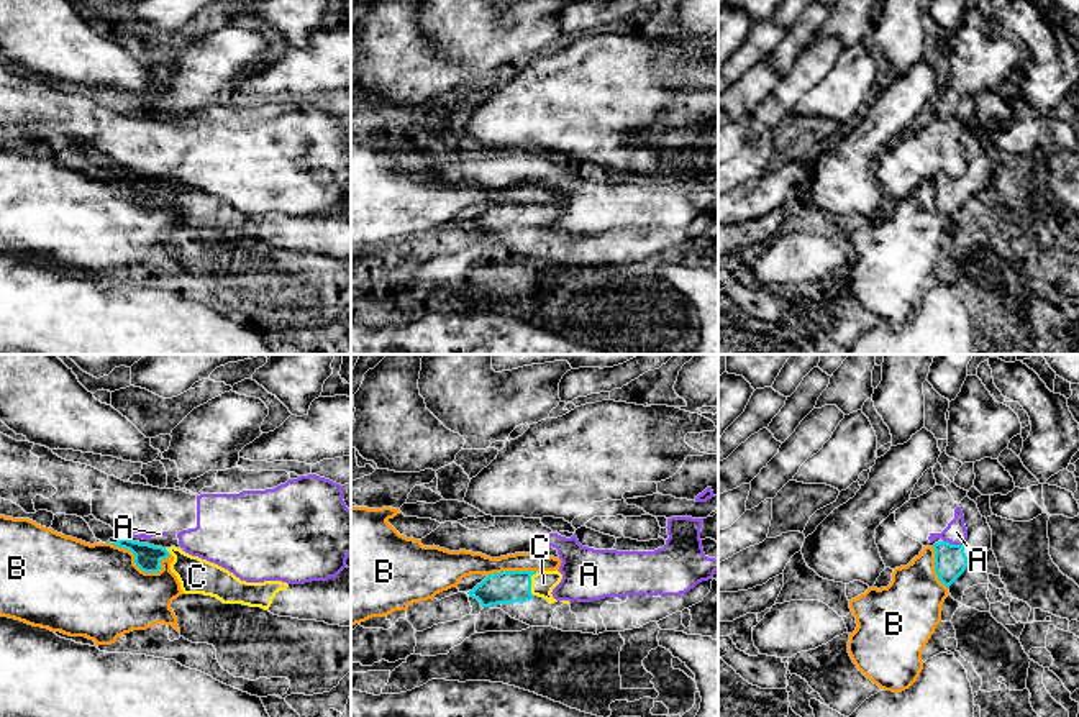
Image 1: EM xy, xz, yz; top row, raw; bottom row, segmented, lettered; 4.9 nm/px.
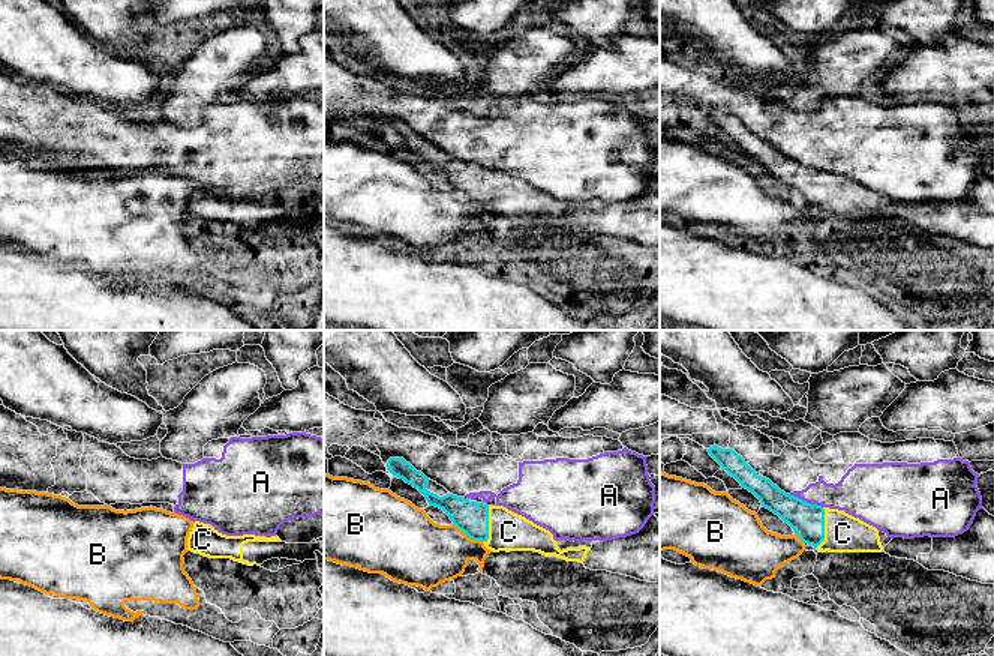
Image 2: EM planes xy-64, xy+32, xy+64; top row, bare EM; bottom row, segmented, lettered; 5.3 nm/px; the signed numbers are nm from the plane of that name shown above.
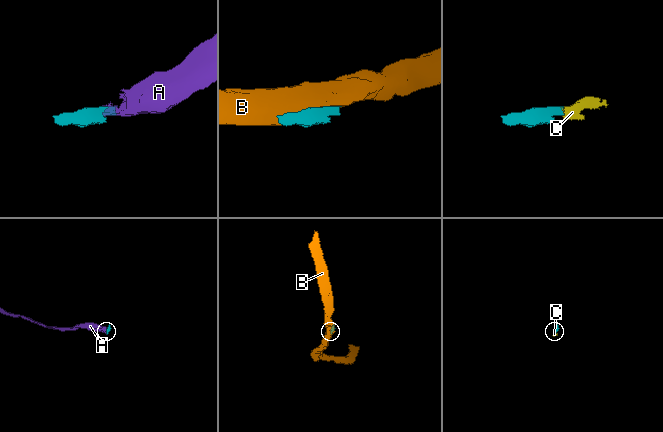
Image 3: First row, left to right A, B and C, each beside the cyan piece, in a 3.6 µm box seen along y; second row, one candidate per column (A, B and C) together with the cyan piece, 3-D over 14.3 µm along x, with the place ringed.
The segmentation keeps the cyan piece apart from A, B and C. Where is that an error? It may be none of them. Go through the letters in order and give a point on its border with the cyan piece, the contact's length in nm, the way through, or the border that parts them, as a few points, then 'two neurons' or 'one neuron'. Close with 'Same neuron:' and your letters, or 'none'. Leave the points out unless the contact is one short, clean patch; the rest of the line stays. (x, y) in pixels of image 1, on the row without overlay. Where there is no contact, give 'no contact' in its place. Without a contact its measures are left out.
A: contact yz (953, 178); length 100 nm; border yz (943, 173), (961, 178); two neurons
B: contact xy (138, 199); length 320 nm; border xy (107, 174), (127, 181), (145, 204), (158, 204), (169, 189); two neurons
C: contact xz (530, 215); length 110 nm; way xz (509, 219), (530, 215), (543, 215); one neuron
Same neuron: C

